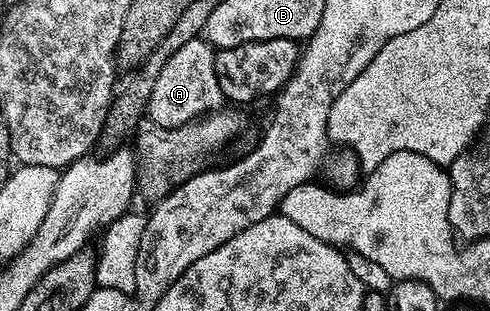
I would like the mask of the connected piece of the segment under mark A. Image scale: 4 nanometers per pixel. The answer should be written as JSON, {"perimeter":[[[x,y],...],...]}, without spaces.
{"perimeter":[[[198,39],[191,43],[183,43],[179,51],[172,54],[155,82],[147,108],[148,120],[161,128],[181,128],[208,114],[218,112],[227,98],[219,87],[219,79],[215,71],[217,58],[208,41]]]}

